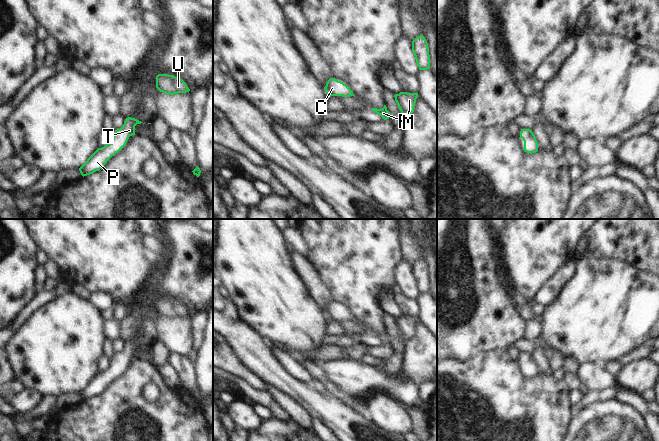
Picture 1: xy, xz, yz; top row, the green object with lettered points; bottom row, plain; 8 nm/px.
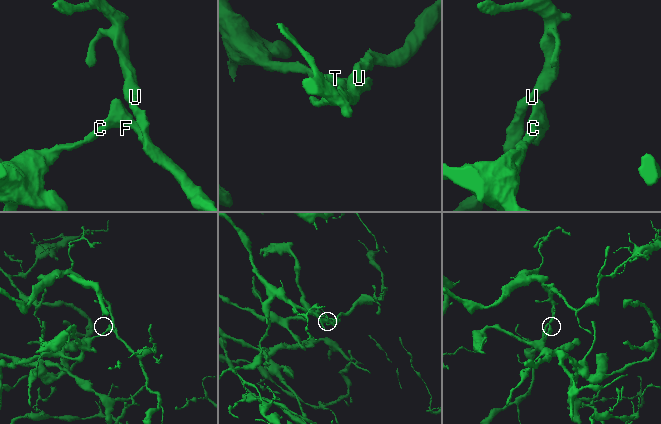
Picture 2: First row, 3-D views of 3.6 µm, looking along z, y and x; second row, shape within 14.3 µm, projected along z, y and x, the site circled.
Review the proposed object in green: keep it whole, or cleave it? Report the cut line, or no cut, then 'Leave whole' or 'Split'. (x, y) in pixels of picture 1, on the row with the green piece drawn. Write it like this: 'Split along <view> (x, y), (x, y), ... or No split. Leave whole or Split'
No split. Leave whole.

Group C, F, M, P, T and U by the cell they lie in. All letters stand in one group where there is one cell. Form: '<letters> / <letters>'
C F M P T U

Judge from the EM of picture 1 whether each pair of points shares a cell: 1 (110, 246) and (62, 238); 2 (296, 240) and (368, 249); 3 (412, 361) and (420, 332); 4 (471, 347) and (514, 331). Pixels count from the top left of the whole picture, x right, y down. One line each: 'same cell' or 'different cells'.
1: same cell
2: different cells
3: same cell
4: same cell

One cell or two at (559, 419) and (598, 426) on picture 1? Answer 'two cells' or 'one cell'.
two cells

